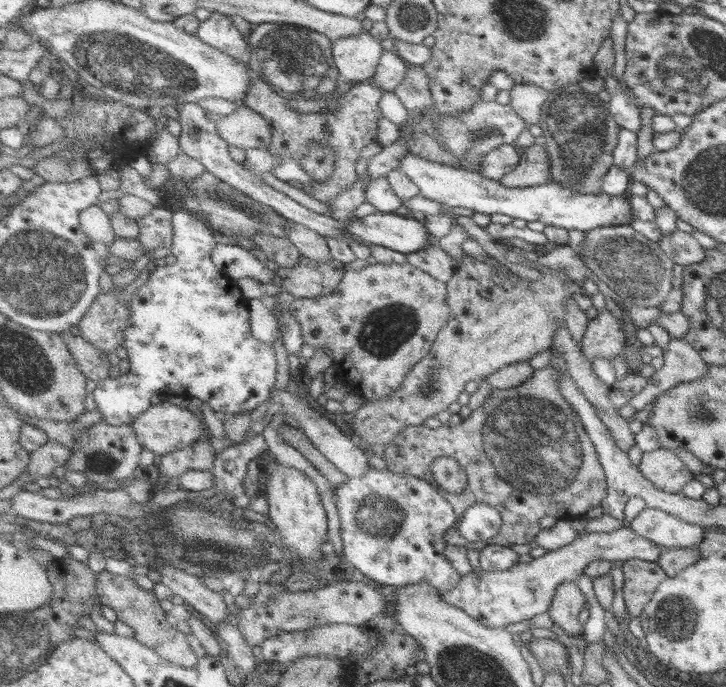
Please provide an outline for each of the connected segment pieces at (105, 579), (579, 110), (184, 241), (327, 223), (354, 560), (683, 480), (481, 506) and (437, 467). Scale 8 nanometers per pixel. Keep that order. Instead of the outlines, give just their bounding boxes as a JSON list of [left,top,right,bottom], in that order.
[[97,569,199,668],[528,83,620,196],[93,206,280,426],[177,103,409,264],[336,468,464,592],[639,449,693,493],[460,503,504,546],[431,458,469,496]]

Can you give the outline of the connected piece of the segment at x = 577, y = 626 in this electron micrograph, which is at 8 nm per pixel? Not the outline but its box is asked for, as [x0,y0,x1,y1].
[550,581,588,636]

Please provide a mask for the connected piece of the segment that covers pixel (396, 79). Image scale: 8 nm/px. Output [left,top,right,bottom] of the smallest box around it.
[371,50,410,93]

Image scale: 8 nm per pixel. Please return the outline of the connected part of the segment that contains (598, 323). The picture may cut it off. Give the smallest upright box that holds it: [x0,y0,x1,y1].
[582,310,625,360]

